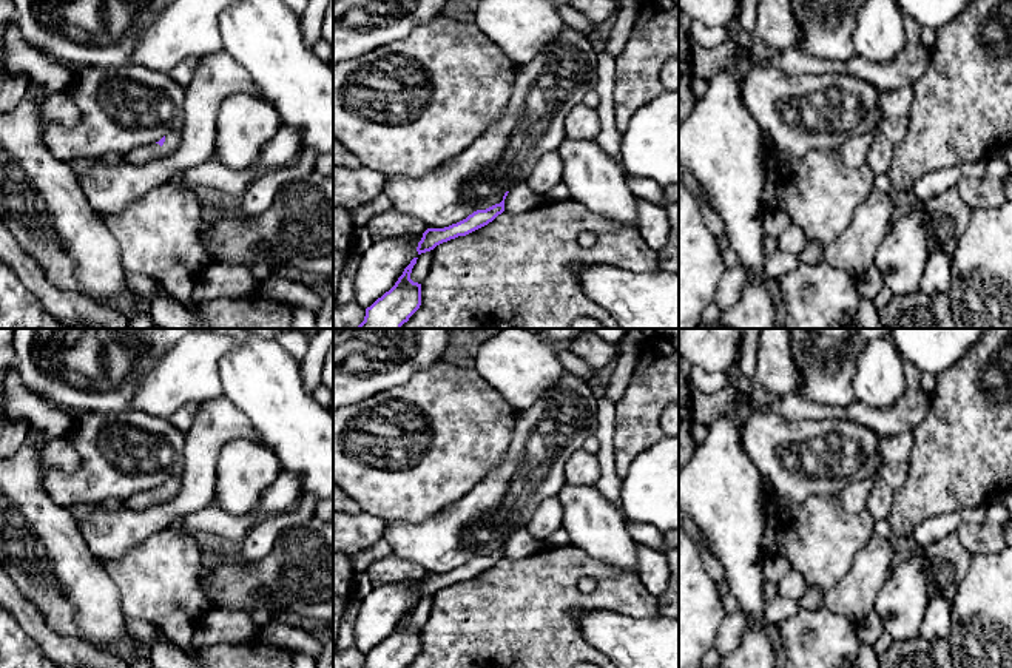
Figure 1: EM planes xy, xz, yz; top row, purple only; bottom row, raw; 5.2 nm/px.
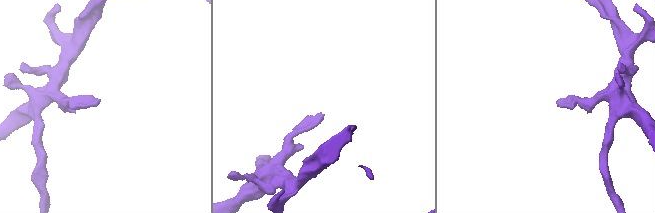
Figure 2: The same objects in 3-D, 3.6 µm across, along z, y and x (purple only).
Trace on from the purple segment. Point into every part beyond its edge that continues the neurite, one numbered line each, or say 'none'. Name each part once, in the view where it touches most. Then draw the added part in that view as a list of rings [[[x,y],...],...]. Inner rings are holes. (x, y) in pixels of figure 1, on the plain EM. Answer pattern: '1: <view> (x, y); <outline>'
1: xy (142, 500); [[[168,478],[165,481],[165,488],[162,492],[159,489],[139,492],[130,497],[128,500],[125,500],[125,504],[130,509],[137,509],[137,511],[147,509],[150,506],[171,500],[177,494],[179,486],[180,486],[179,478]]]

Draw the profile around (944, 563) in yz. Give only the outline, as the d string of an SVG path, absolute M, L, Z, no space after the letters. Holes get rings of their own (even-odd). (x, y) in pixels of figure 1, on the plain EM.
M950 532L923 549L923 572L930 599L953 600L969 571L972 554L961 545L956 532Z

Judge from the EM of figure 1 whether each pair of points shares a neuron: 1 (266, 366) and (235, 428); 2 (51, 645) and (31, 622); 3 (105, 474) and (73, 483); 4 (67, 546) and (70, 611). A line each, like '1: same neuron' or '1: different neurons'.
1: different neurons
2: same neuron
3: same neuron
4: same neuron

